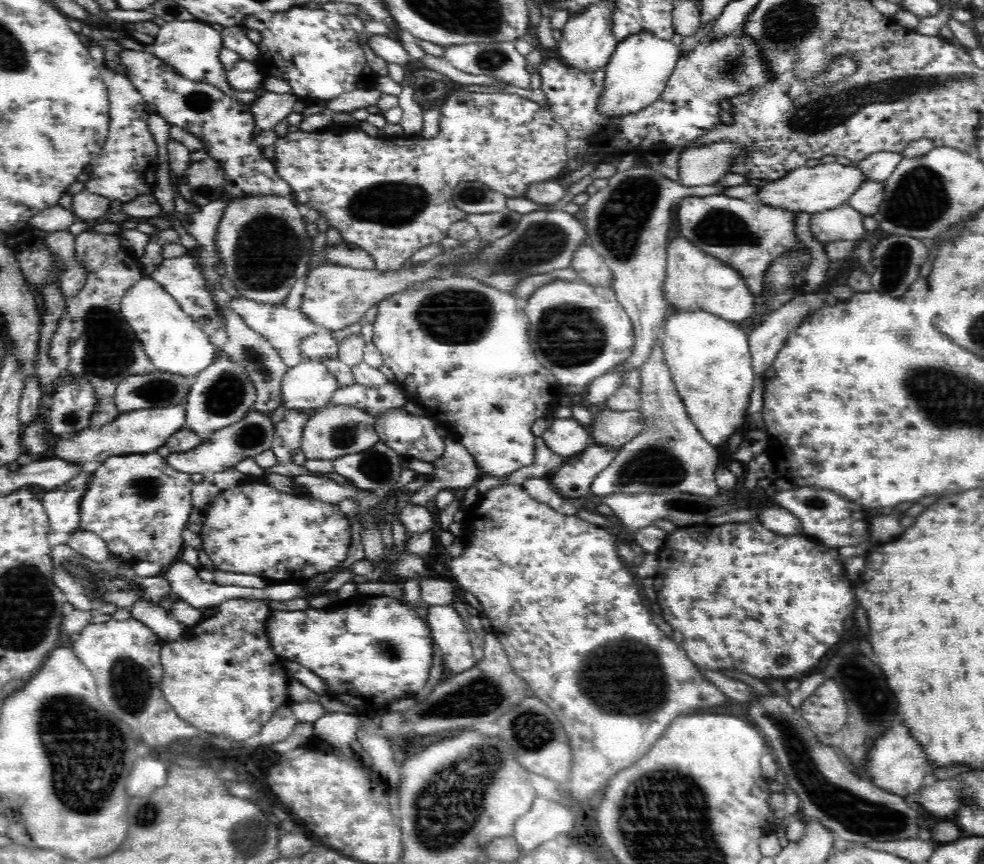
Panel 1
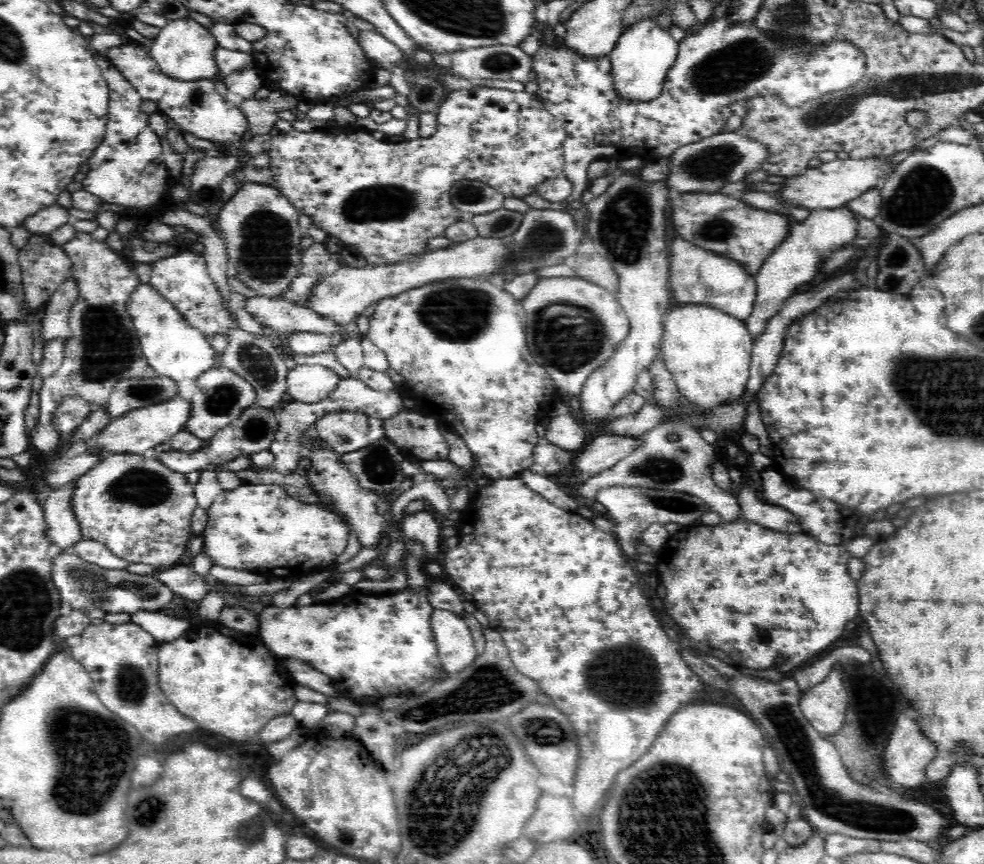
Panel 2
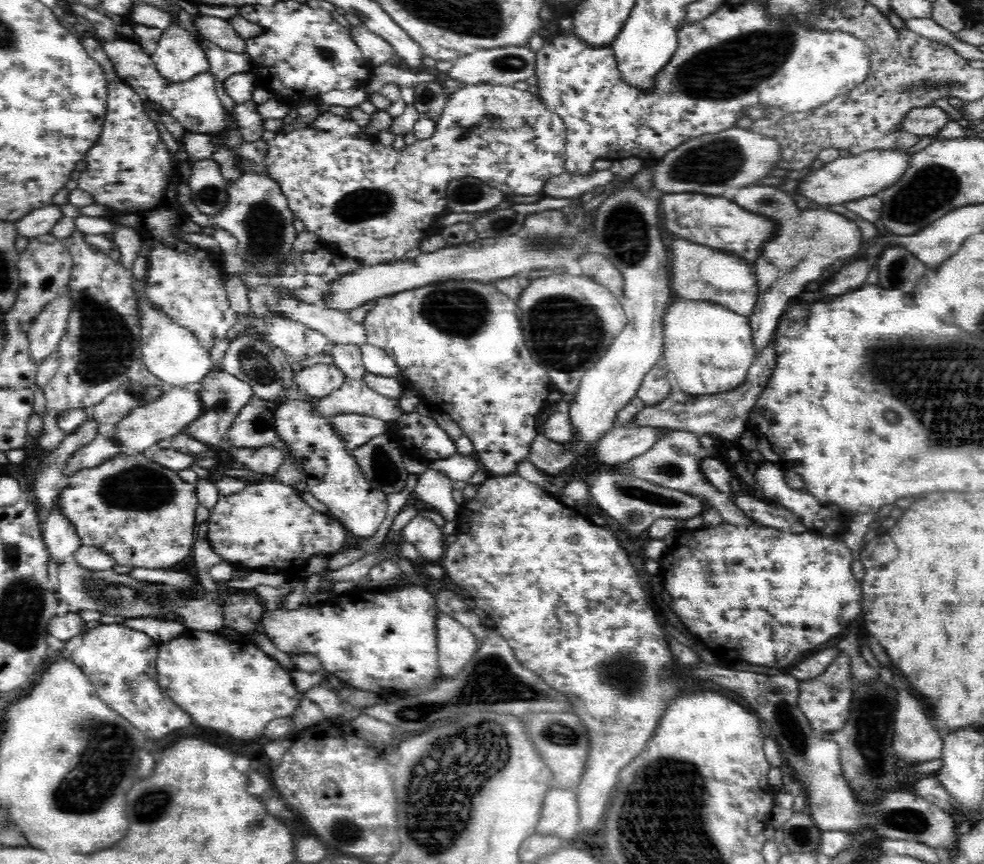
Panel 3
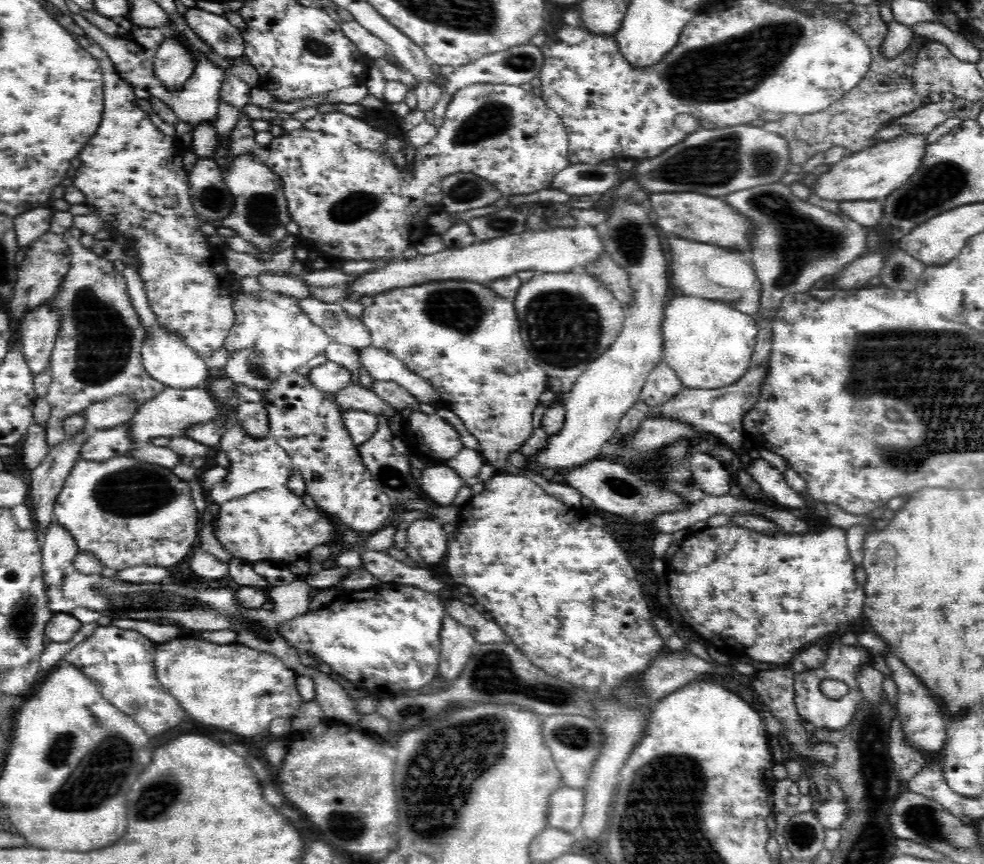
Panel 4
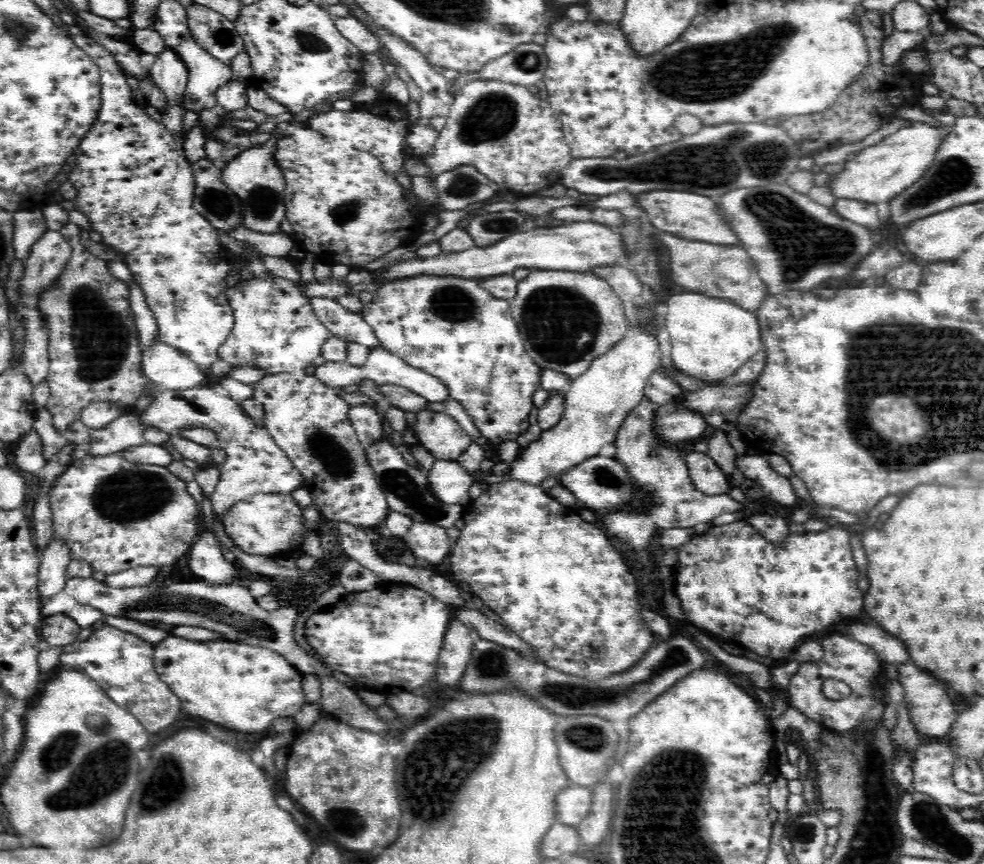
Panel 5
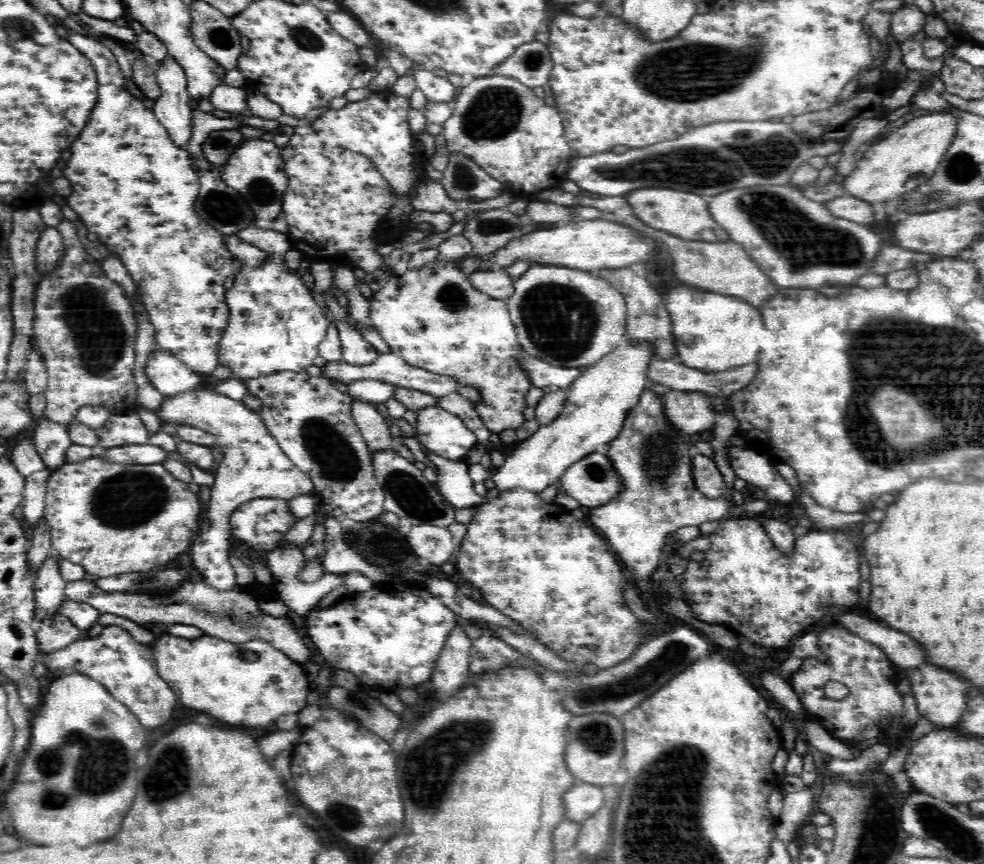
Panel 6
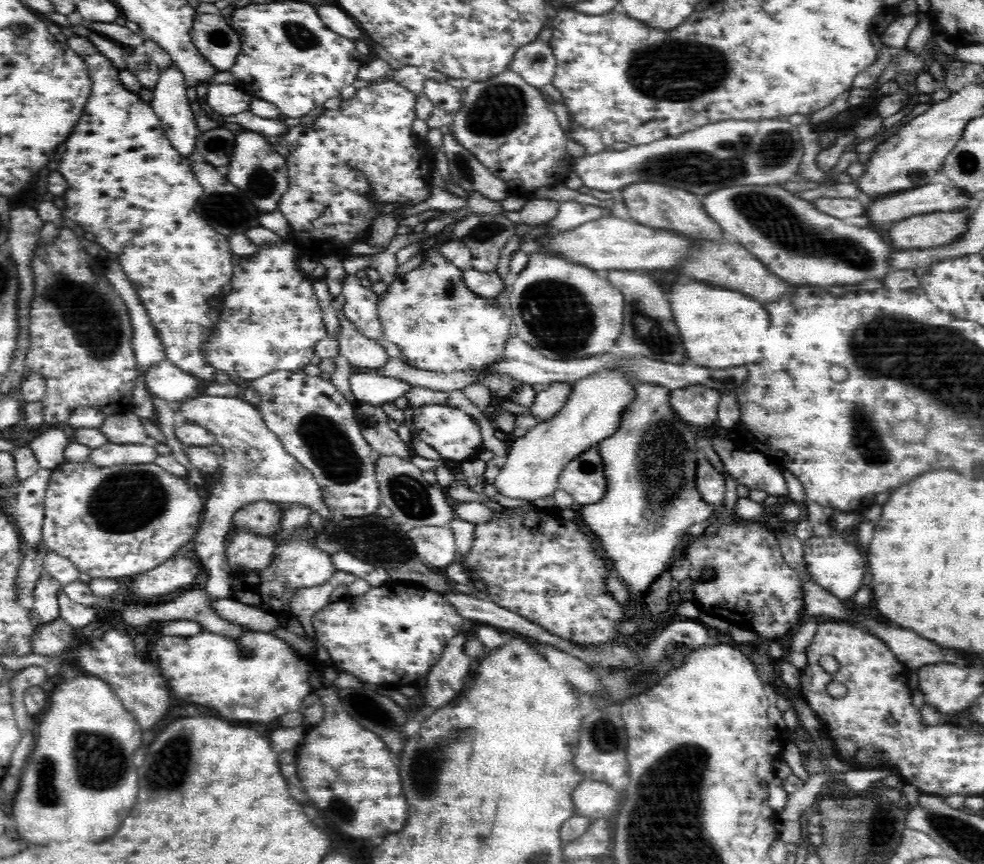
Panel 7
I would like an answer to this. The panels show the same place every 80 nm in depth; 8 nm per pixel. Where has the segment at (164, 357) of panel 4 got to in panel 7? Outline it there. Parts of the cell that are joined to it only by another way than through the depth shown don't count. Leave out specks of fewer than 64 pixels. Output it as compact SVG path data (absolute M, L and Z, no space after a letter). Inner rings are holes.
M164 358L146 370L146 385L151 394L168 401L183 400L195 394L198 378Z

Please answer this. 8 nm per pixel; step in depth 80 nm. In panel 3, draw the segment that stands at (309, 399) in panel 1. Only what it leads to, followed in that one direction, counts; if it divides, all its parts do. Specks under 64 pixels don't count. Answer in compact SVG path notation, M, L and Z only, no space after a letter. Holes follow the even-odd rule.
M334 363L296 368L294 375L296 387L314 399L332 394L347 380Z

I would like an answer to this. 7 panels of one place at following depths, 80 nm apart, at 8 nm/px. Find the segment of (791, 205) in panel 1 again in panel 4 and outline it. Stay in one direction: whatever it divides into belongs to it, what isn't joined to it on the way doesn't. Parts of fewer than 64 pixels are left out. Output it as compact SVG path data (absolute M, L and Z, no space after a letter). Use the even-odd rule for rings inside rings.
M902 134L865 148L864 151L848 153L848 156L830 166L829 171L820 176L814 190L818 196L828 200L882 200L906 184L910 176L914 176L929 145L926 138L928 134Z

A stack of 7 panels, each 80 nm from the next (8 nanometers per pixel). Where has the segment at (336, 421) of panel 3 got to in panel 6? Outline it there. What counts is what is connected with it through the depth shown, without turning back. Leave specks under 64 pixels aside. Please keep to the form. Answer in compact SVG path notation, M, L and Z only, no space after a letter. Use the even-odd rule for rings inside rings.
M354 400L351 418L371 451L397 449L400 439L390 433L390 427L375 404Z

